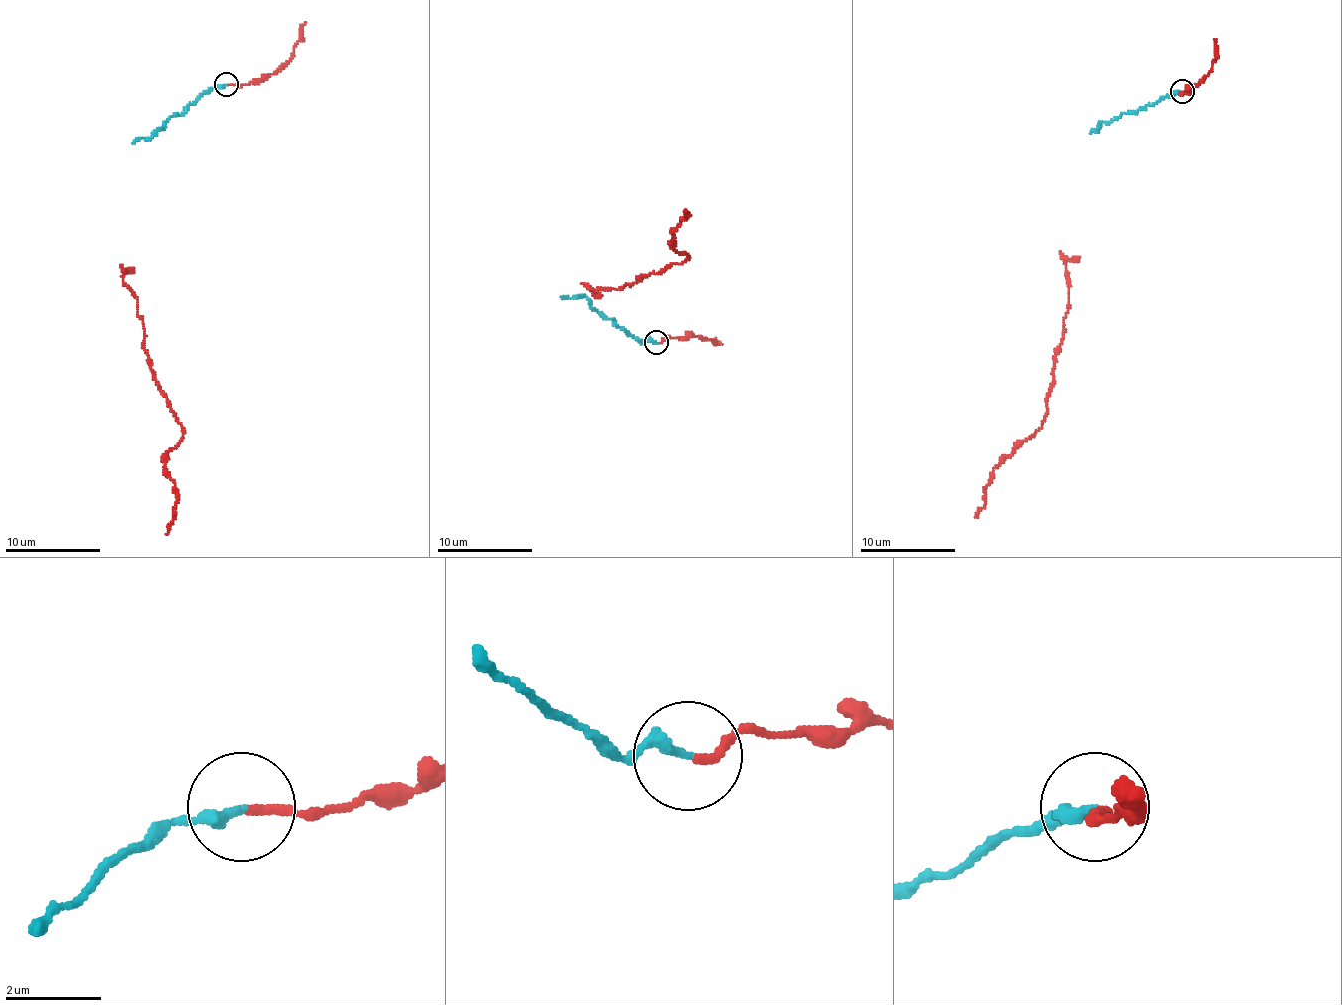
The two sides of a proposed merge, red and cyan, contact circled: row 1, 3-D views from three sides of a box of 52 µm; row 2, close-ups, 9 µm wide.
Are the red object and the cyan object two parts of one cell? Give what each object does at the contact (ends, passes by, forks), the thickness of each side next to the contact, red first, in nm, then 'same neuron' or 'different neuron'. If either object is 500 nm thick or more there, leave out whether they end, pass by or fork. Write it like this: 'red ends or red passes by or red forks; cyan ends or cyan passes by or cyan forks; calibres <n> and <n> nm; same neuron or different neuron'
red ends; cyan ends; calibres 170 and 220 nm; same neuron

